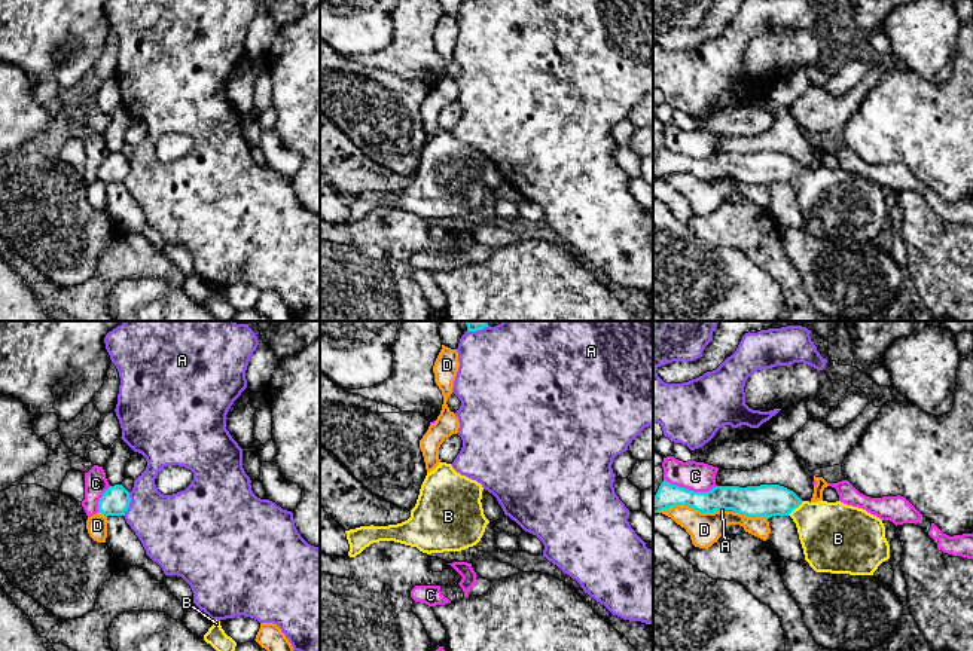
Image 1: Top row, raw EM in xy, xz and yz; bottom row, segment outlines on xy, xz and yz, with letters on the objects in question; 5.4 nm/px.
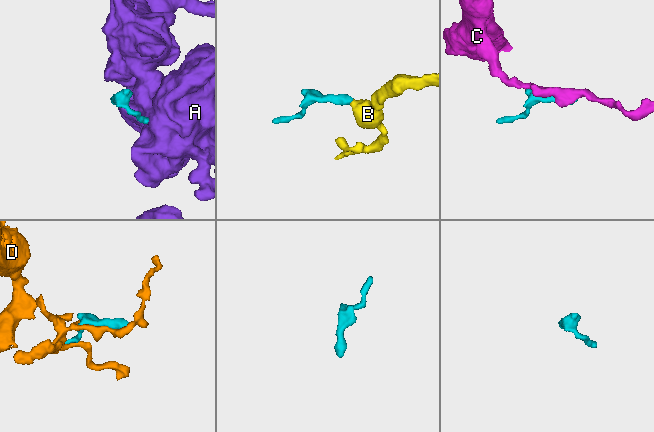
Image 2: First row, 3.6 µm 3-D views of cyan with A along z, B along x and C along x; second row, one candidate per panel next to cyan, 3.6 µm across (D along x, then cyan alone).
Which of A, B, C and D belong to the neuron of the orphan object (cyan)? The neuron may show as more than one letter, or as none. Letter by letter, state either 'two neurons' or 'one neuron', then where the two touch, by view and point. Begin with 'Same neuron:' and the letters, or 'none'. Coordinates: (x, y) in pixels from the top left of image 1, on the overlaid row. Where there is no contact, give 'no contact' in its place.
Same neuron: B
A: two neurons; meets cyan in xy at (128, 504)
B: one neuron; meets cyan in yz at (795, 507)
C: two neurons; meets cyan in yz at (691, 491)
D: two neurons; meets cyan in yz at (689, 506)

